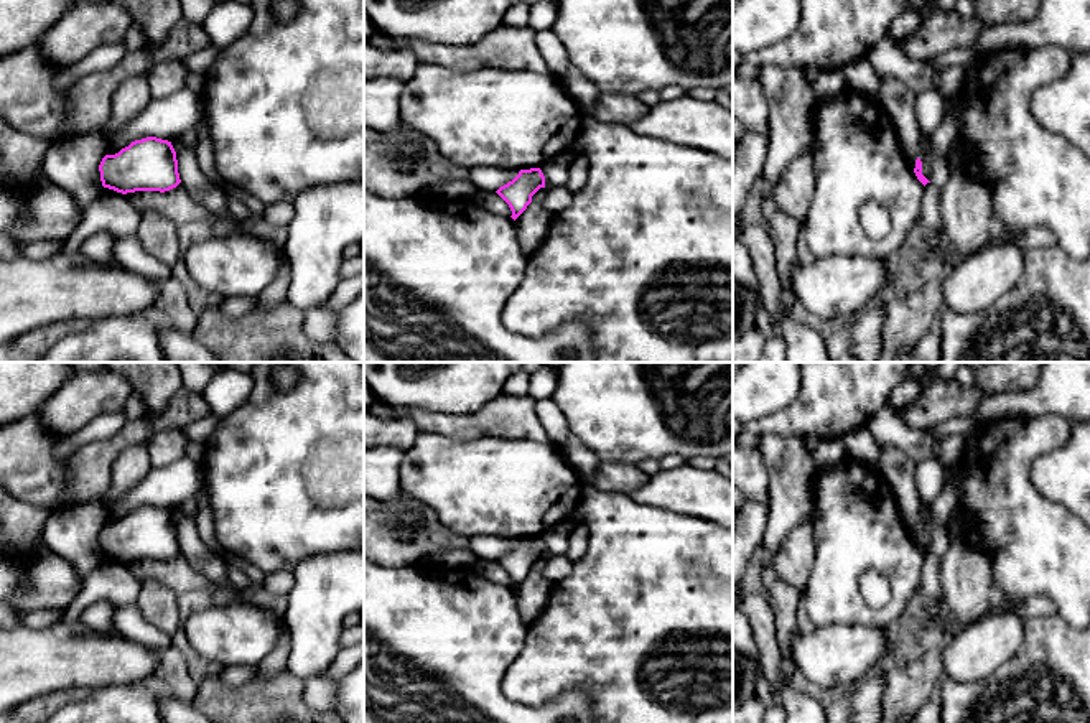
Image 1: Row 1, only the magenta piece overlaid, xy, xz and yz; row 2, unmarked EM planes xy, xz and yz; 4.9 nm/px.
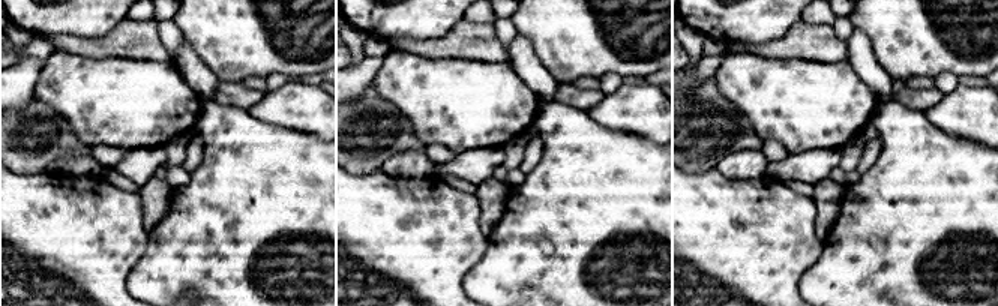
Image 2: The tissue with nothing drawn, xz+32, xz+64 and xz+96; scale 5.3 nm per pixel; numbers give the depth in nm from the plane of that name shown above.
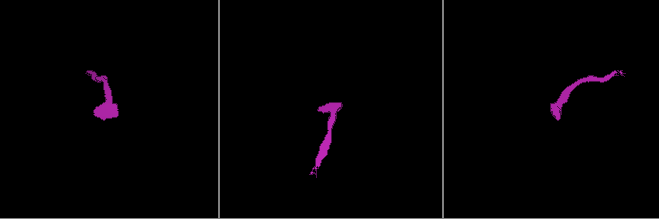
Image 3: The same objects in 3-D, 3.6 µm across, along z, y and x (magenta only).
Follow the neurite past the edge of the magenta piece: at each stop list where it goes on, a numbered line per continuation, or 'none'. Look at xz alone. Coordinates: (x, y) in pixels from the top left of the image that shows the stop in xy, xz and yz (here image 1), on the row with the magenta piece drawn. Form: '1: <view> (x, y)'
1: xz (555, 170)

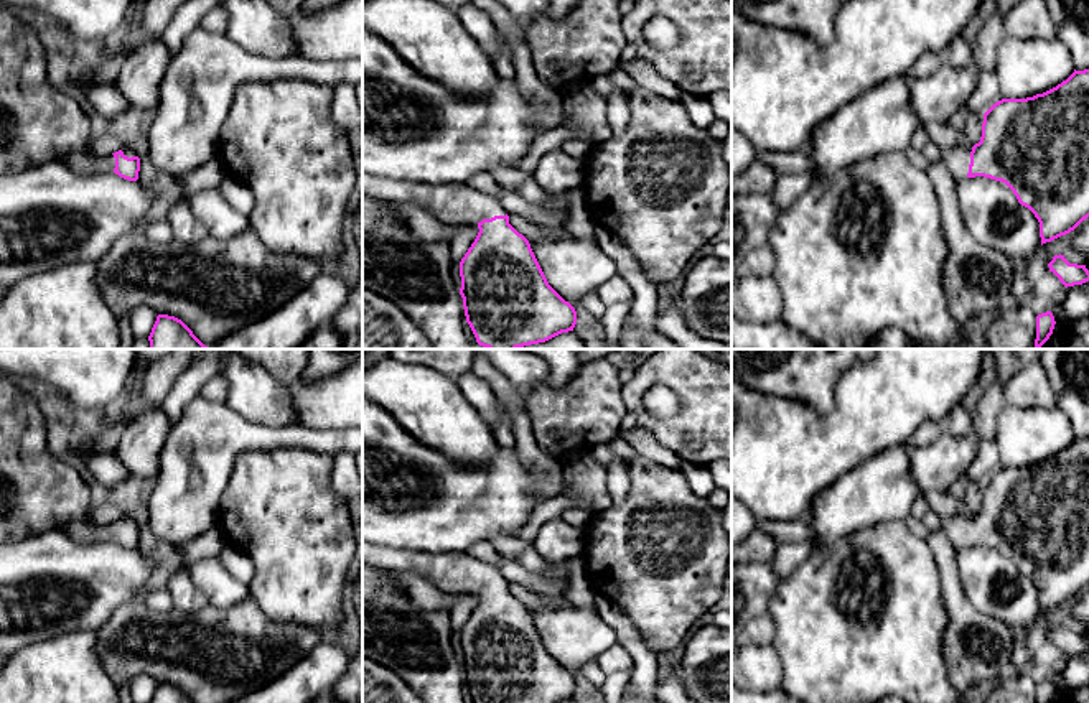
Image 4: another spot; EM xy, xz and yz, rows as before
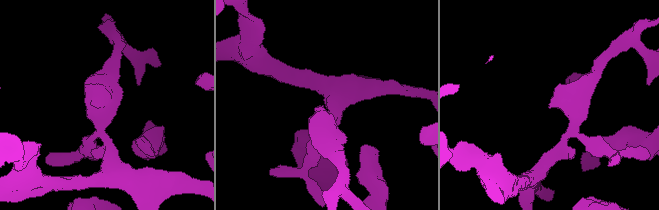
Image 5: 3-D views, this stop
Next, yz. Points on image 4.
1: yz (958, 158)

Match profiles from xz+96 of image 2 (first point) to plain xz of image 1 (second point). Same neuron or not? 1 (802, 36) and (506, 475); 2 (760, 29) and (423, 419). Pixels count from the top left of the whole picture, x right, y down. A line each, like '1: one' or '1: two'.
1: two
2: two

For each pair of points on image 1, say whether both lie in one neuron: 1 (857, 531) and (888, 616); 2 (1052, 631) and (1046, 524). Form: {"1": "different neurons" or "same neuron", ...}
{"1": "same neuron", "2": "different neurons"}

